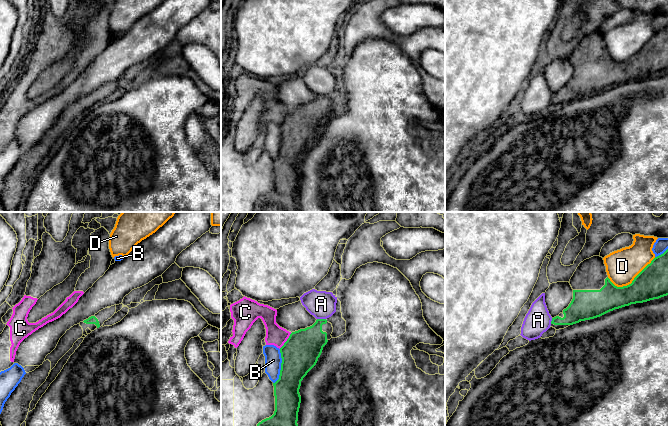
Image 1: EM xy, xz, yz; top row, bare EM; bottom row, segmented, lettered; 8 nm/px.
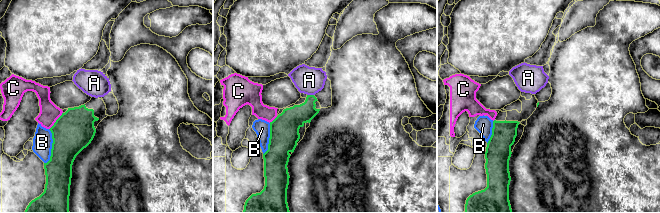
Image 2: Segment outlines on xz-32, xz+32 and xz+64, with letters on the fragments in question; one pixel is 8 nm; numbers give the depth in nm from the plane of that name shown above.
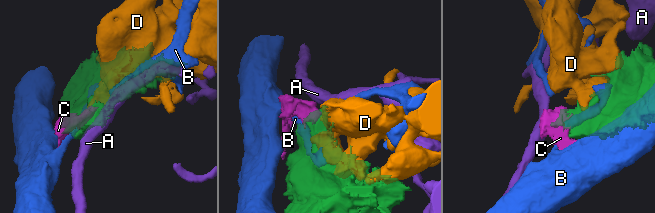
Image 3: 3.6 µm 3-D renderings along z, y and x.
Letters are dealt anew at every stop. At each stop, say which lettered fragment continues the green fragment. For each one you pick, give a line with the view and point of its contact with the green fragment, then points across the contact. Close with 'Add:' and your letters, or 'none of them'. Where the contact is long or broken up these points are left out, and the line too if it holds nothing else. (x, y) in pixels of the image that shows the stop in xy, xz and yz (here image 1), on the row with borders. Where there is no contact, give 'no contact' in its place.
Add: none of them

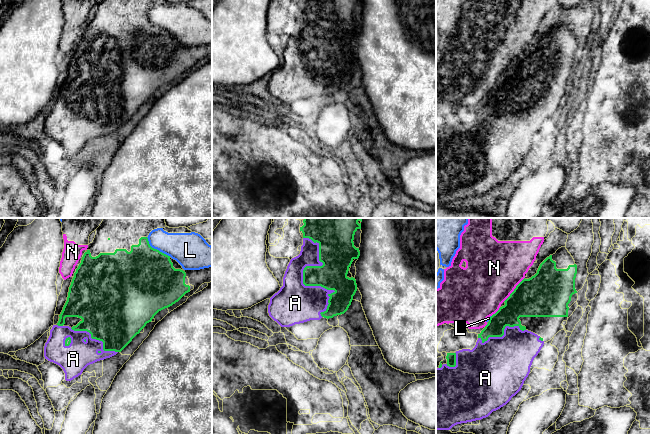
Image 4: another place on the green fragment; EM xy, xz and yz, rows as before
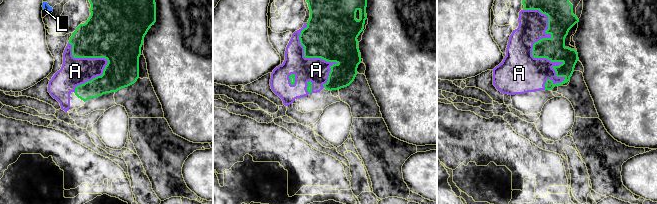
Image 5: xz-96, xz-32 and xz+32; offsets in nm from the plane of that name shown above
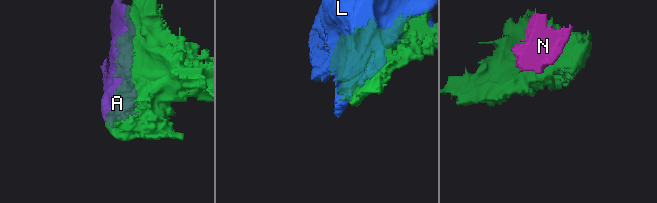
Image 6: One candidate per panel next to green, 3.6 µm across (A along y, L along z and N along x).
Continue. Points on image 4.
A: meets green in xz at (303, 278)
Add: A

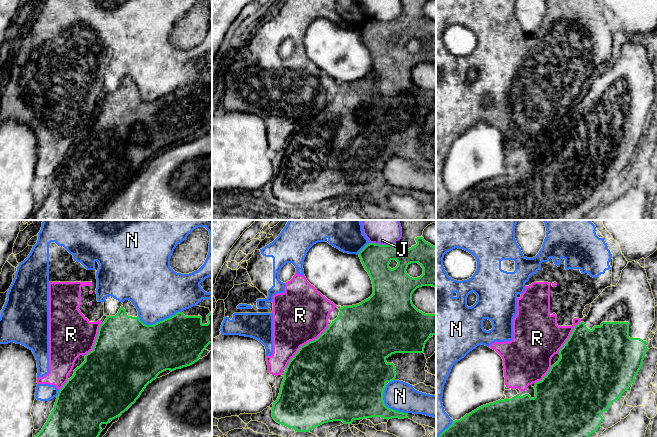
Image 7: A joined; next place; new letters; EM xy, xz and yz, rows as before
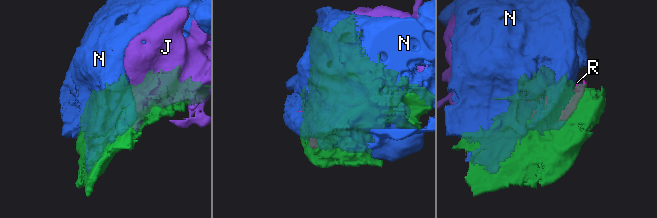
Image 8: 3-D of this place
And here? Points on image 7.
Add: none of them

